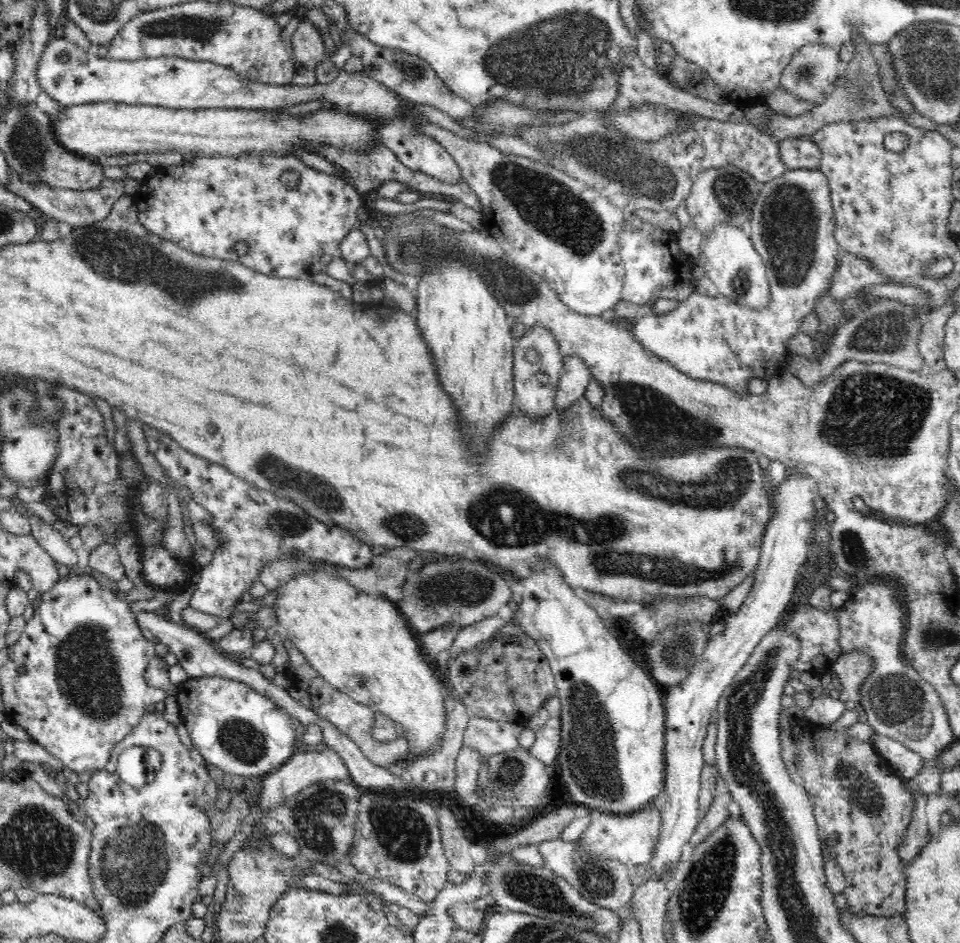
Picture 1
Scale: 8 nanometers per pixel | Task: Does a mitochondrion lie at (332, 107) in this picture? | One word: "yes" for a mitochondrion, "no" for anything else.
no

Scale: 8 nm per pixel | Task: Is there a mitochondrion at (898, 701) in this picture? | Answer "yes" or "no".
yes

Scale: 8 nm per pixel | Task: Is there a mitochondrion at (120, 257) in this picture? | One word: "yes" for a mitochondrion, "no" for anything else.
yes

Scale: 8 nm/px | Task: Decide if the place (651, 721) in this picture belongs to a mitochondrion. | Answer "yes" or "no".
no

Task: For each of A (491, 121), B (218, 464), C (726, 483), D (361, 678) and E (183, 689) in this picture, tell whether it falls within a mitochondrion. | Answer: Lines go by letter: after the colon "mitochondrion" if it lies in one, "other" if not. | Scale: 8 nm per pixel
A: other
B: other
C: mitochondrion
D: mitochondrion
E: other

